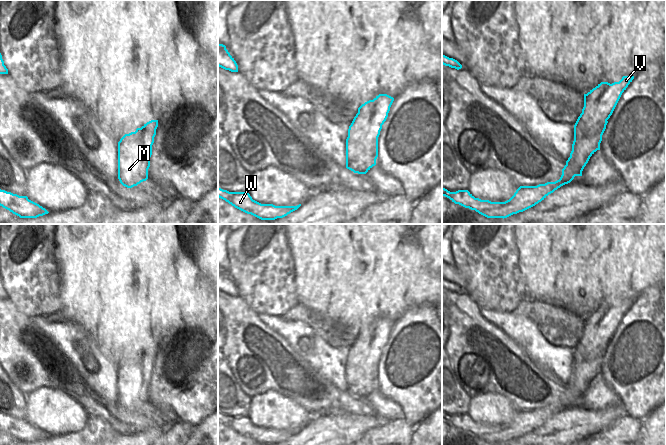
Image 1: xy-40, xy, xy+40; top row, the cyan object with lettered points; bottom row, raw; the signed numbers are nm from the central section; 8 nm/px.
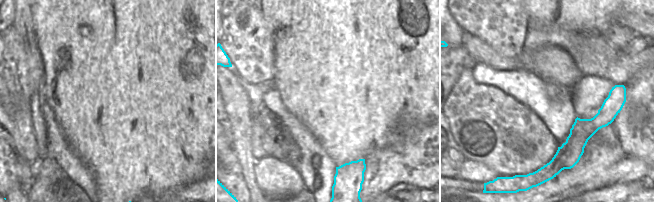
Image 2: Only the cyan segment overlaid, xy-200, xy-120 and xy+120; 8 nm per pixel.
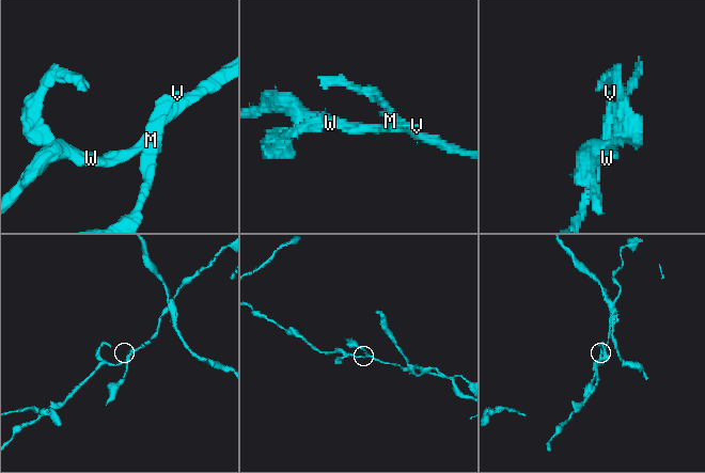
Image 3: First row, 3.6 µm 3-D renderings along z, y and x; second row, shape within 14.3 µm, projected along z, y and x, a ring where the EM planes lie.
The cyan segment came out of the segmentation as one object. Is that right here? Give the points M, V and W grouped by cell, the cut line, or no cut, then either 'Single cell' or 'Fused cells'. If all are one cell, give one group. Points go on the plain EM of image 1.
Groups: M V / W. Split along xy+40 (606, 344), (598, 355), (592, 359), (582, 359), (573, 368). Fused cells

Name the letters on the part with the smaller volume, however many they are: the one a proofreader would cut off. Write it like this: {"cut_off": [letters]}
{"cut_off": ["M", "V"]}

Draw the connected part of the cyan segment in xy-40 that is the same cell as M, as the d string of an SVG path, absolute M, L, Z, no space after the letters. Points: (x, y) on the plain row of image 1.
M151 344L118 366L118 403L123 410L132 412L148 403L157 351L158 344Z

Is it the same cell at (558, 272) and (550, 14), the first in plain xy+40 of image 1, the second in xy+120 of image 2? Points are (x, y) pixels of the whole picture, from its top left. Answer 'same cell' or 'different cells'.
same cell

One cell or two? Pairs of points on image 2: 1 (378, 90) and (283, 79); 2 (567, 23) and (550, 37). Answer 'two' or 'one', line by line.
1: one
2: two

